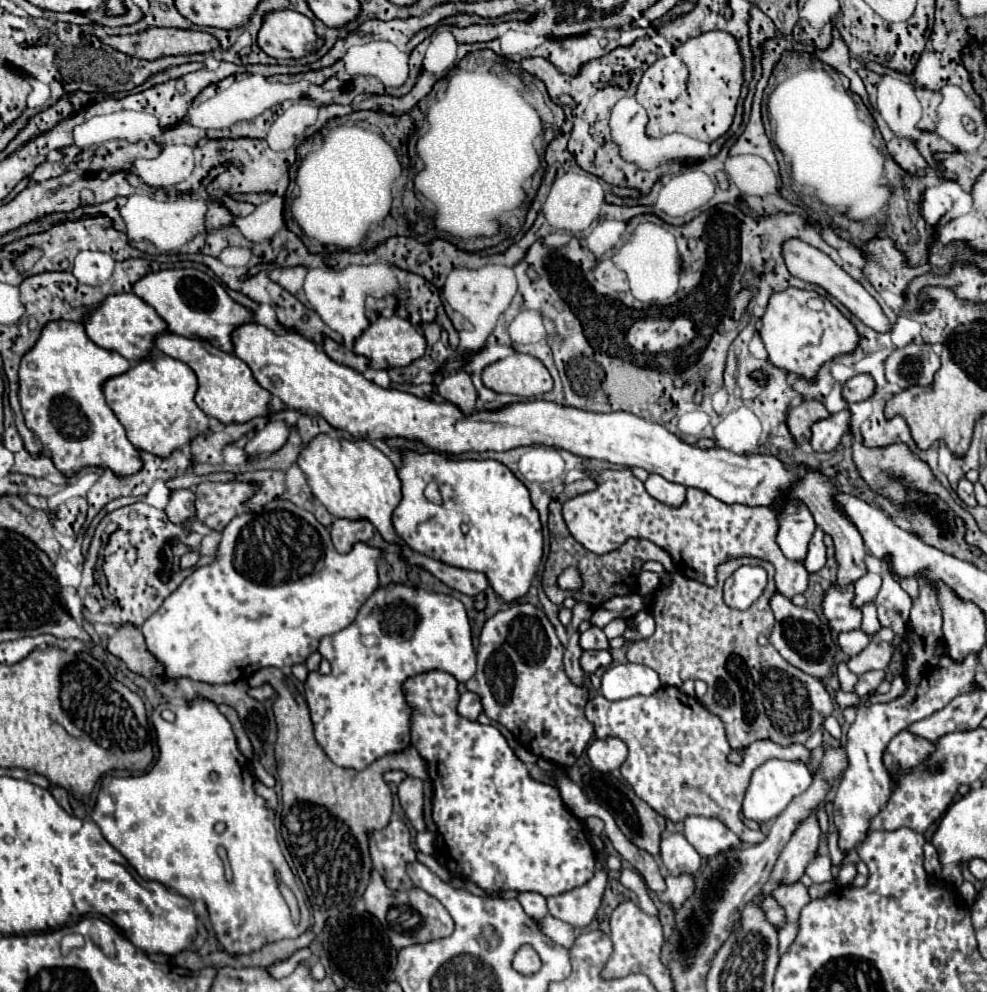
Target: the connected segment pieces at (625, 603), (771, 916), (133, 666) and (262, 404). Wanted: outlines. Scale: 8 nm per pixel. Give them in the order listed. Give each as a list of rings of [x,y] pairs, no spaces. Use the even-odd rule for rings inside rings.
[[[632,592],[628,596],[616,596],[608,600],[604,606],[594,610],[590,618],[592,625],[603,629],[608,623],[616,618],[630,618],[636,612],[644,608],[642,598],[638,592]]]
[[[766,898],[766,900],[762,902],[762,908],[764,908],[768,920],[770,920],[776,928],[780,928],[780,926],[784,924],[784,910],[776,904],[774,898]]]
[[[120,624],[116,632],[108,640],[108,652],[116,658],[124,660],[132,672],[138,672],[146,678],[160,676],[164,668],[144,652],[144,638],[138,626],[134,624]]]
[[[162,334],[156,338],[156,348],[184,364],[188,364],[196,376],[198,376],[198,392],[196,392],[196,404],[198,408],[220,420],[222,424],[244,424],[256,416],[268,416],[270,406],[270,392],[264,390],[256,378],[252,376],[252,370],[246,362],[242,362],[238,356],[222,352],[220,348],[208,344],[200,338],[184,338],[178,334]]]

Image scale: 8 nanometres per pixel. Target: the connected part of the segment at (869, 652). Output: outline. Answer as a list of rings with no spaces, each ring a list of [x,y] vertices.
[[[872,638],[864,652],[848,660],[848,668],[858,676],[868,670],[886,670],[892,656],[894,656],[894,646],[890,642]]]

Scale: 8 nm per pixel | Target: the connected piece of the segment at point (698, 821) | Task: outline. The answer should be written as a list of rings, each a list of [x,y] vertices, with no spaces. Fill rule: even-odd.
[[[688,816],[688,820],[684,820],[684,836],[702,858],[712,858],[720,852],[742,846],[742,840],[714,818]]]

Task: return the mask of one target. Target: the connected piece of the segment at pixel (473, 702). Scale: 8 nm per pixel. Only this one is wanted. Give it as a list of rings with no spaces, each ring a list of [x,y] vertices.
[[[464,692],[464,694],[460,696],[460,700],[458,700],[456,710],[458,710],[460,716],[464,716],[464,718],[468,718],[468,720],[476,720],[478,714],[482,712],[482,708],[480,708],[480,698],[478,698],[474,692]]]

